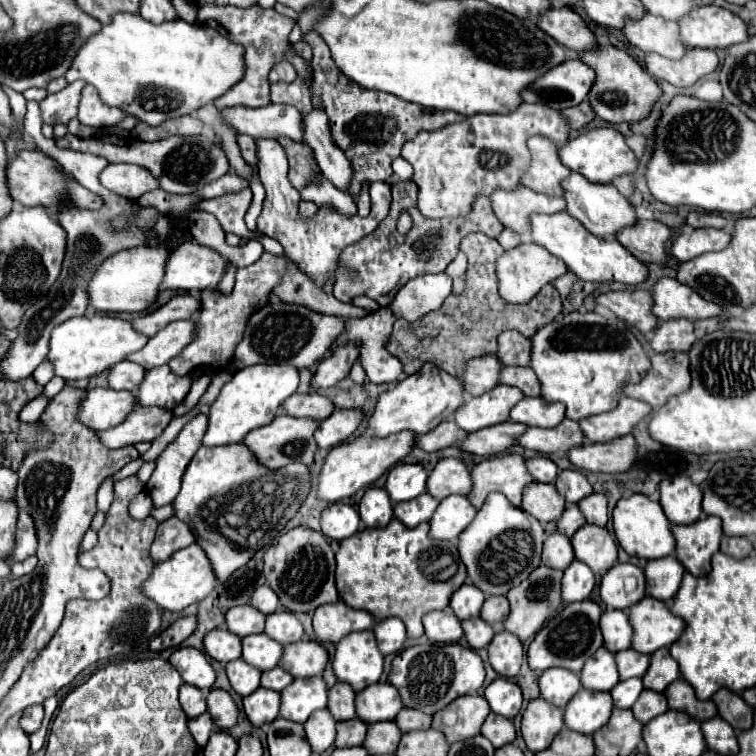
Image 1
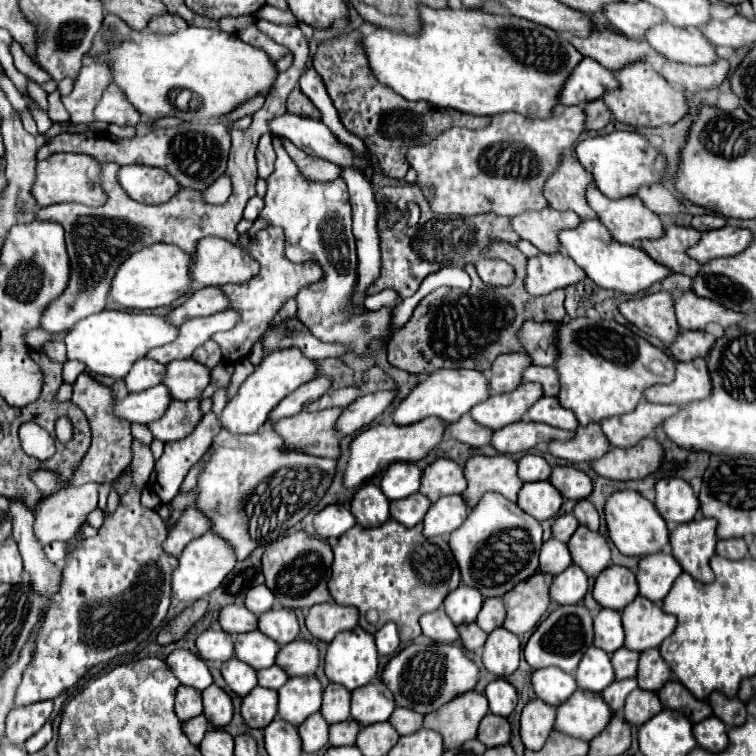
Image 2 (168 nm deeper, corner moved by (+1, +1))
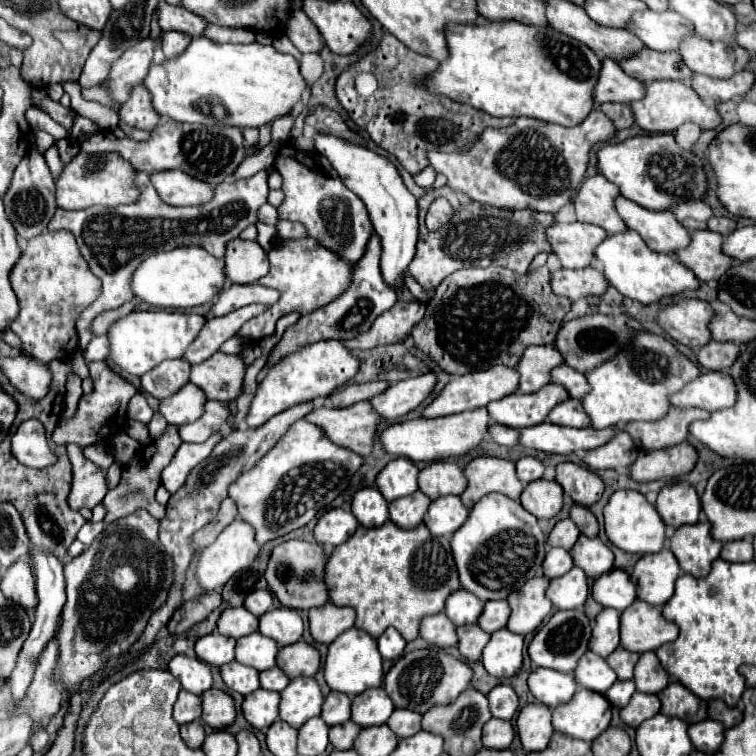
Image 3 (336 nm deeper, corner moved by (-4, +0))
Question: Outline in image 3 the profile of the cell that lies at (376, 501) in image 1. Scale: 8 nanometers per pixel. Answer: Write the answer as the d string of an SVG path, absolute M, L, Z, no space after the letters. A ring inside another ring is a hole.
M375 487L359 489L353 495L351 511L363 527L381 527L385 521L389 521L387 501Z

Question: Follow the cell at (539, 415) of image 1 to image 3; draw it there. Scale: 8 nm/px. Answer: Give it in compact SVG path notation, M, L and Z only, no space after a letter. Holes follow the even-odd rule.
M567 399L559 405L555 405L549 411L547 421L563 427L589 427L589 417L585 415L579 399Z

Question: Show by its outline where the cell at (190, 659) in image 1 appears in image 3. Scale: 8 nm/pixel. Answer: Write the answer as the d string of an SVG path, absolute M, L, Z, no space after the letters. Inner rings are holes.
M175 655L169 661L169 671L181 681L183 689L201 695L213 685L211 669L201 659L191 659L187 655Z

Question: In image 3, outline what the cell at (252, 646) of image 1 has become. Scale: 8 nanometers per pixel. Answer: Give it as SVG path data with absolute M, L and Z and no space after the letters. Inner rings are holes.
M257 633L245 635L237 639L237 661L249 667L255 667L257 671L265 671L275 665L275 657L279 653L277 643L273 639Z

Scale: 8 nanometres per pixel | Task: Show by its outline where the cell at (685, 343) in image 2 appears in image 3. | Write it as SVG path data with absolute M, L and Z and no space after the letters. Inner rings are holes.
M709 341L707 345L701 347L701 351L697 351L697 361L711 371L723 371L729 367L729 363L733 363L733 359L737 359L737 345L733 341Z

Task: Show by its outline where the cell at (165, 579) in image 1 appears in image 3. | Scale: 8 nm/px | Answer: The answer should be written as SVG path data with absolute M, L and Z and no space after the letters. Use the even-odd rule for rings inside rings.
M235 519L231 525L227 525L221 535L215 539L215 543L211 543L209 547L205 547L199 555L197 555L197 569L195 569L195 579L201 587L201 591L221 591L223 585L241 569L249 567L259 553L259 545L255 543L255 535L253 529L247 527L245 521Z

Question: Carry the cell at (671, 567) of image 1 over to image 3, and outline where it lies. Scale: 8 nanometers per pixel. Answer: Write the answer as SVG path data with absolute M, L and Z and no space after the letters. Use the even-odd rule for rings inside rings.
M669 549L643 555L631 573L637 583L637 597L651 605L665 605L673 597L675 581L681 575L681 567Z

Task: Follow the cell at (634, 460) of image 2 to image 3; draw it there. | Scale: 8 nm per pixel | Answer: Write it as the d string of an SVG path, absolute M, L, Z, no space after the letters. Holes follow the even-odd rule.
M679 443L659 451L639 451L635 463L629 467L633 481L657 481L663 477L679 477L695 467L697 451L689 443Z

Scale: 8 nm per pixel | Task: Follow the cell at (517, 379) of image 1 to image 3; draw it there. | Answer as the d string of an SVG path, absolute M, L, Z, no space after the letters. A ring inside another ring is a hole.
M559 365L551 371L551 383L565 387L569 397L575 397L575 399L581 399L585 391L589 391L589 385L585 383L585 375L567 365Z

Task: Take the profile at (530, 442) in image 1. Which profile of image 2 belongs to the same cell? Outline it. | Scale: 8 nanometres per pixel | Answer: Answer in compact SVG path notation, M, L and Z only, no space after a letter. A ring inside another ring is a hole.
M588 424L576 430L576 438L570 442L550 442L550 452L556 458L564 458L568 462L594 462L604 452L610 450L608 438L600 430L600 424Z

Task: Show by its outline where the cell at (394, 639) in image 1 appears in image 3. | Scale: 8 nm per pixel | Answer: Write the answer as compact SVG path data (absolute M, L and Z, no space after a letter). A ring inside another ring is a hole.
M389 627L385 629L385 633L377 639L379 643L379 651L381 651L381 657L383 659L397 659L401 657L407 641L401 637L401 633L395 629L395 627Z

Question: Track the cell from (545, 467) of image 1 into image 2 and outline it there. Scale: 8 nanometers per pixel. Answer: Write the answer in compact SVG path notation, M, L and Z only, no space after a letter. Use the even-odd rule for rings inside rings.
M524 454L518 460L518 476L522 482L536 482L550 478L550 464L538 454Z

